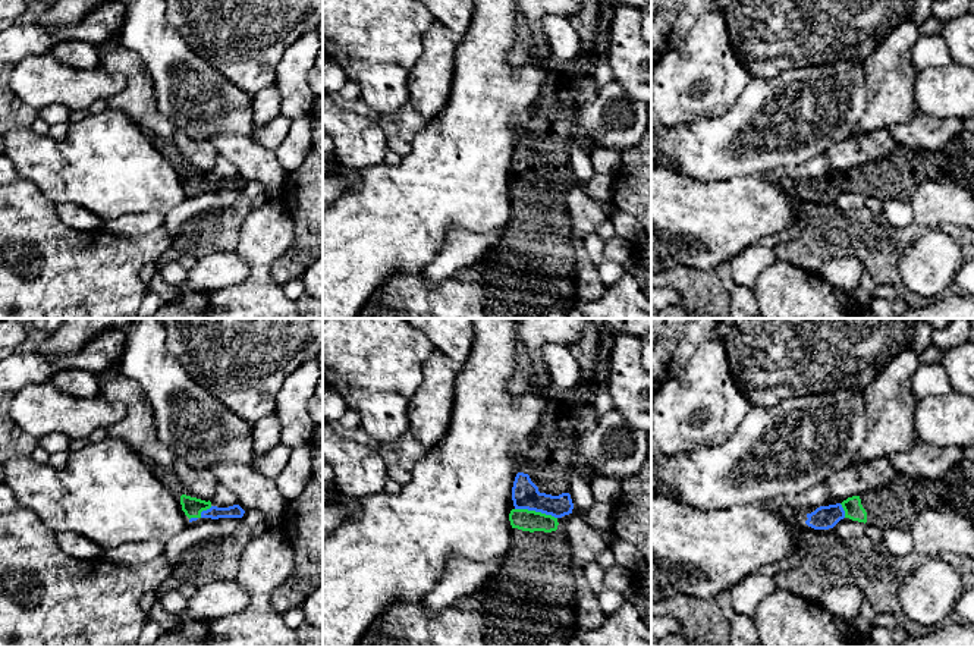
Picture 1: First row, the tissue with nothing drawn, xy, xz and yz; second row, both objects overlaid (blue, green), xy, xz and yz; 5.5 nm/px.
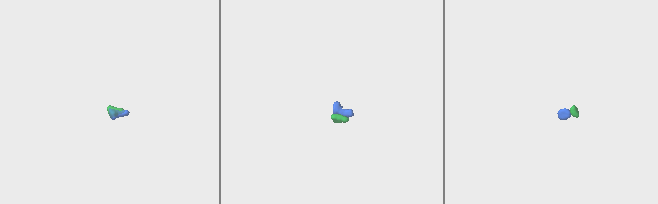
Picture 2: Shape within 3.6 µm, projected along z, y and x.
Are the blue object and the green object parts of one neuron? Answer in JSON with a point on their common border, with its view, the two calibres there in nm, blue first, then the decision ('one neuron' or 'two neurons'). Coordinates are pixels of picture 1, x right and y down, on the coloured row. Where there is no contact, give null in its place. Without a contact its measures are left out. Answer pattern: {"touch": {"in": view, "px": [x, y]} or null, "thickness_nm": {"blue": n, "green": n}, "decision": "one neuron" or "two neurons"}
{"touch": {"in": "xz", "px": [536, 511]}, "thickness_nm": {"blue": 150, "green": 120}, "decision": "one neuron"}

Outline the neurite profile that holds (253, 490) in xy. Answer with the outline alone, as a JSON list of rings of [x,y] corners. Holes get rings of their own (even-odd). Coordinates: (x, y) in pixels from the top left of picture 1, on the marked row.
[[[217,464],[211,471],[219,484],[226,486],[236,496],[244,511],[261,511],[267,528],[282,525],[289,502],[273,478],[264,477],[249,464]]]

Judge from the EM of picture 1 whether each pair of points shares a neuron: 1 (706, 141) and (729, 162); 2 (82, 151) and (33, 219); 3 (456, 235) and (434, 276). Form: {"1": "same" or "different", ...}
{"1": "same", "2": "different", "3": "same"}

